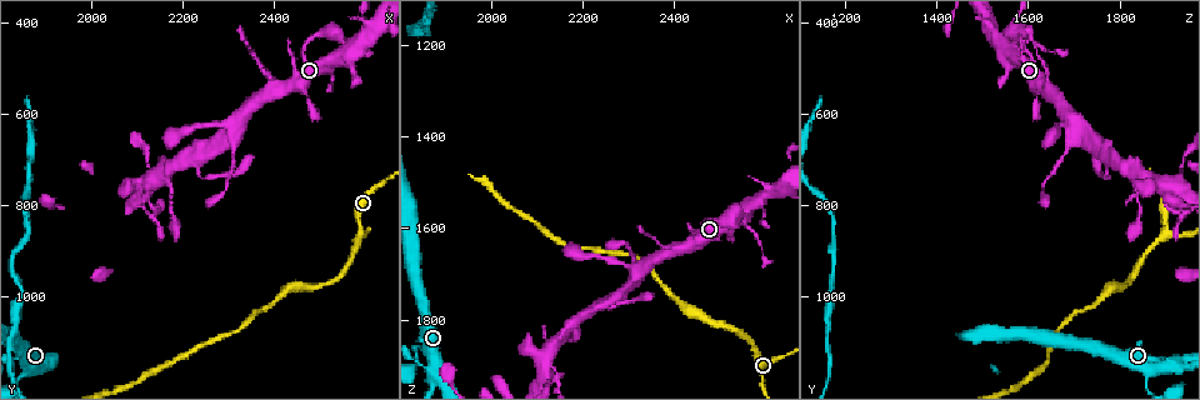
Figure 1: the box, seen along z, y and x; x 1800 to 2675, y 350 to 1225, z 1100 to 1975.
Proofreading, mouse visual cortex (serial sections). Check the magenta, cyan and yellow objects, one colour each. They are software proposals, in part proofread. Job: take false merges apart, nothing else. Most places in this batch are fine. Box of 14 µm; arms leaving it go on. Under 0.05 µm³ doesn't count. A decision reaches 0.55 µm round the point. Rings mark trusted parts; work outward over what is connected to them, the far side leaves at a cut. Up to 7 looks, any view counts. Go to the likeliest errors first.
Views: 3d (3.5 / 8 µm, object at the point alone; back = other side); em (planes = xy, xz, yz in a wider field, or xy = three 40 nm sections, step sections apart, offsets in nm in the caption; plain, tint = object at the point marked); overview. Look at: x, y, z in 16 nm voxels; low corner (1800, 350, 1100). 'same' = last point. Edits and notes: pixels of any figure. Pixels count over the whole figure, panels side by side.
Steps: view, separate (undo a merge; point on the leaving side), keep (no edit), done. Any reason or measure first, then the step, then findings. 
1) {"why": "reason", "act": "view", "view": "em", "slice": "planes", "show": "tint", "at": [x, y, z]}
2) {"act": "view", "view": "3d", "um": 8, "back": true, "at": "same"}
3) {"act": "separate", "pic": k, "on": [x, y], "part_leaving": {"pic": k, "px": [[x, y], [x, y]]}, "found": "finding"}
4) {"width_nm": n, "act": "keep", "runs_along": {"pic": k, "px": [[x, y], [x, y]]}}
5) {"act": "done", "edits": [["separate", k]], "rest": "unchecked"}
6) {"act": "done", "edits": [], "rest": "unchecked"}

{"why": "sharp bend", "act": "view", "view": "3d", "um": 3.5, "at": [2145, 825, 1925]}

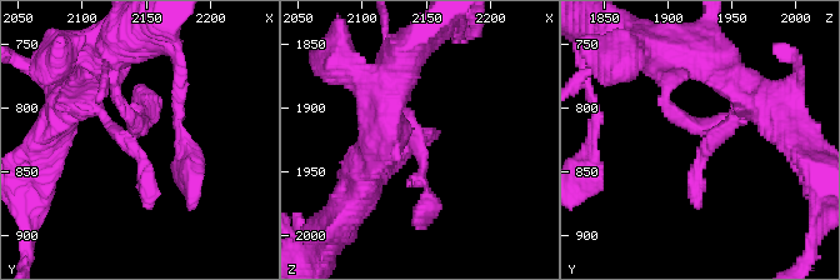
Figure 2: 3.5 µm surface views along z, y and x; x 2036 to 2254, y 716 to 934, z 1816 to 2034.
{"act": "view", "view": "em", "slice": "xy", "step": 3, "show": "tint", "at": [2140, 820, 1934]}

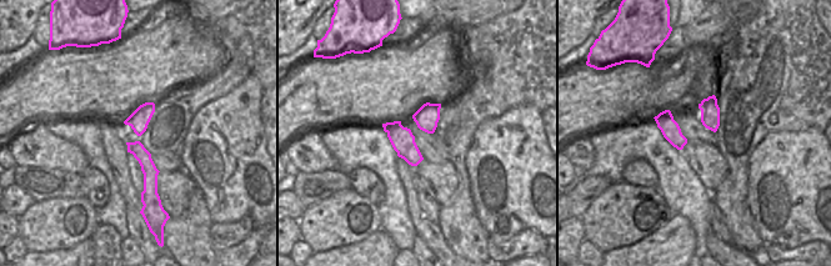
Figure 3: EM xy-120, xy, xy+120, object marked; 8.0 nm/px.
{"act": "keep", "runs_along": {"pic": 2, "px": [[364, 183], [414, 148], [433, 201]]}, "found": "all the same cell"}

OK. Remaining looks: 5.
{"why": "sharp bend", "act": "view", "view": "3d", "um": 3.5, "at": [1870, 1145, 1905]}

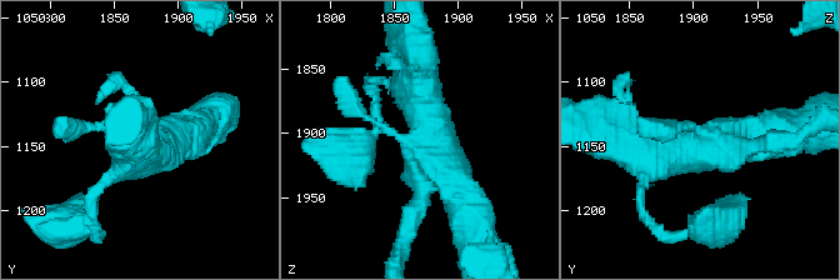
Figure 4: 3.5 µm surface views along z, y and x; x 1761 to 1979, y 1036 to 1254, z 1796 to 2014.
{"act": "keep", "found": "one cell here"}

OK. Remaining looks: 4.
{"why": "three arms meet", "act": "view", "view": "3d", "um": 3.5, "at": [2590, 860, 1895]}

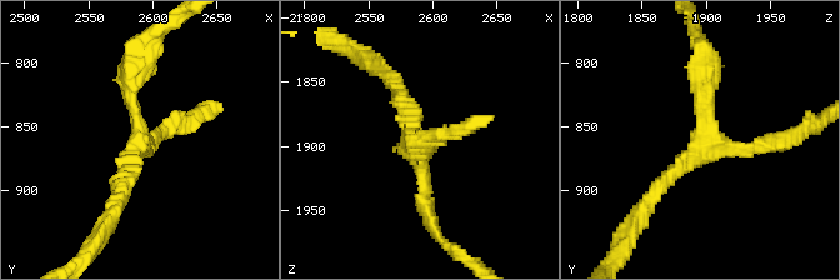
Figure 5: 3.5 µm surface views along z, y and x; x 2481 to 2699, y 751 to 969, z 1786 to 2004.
{"act": "view", "view": "em", "slice": "xy", "step": 3, "show": "plain", "at": [2592, 862, 1900]}

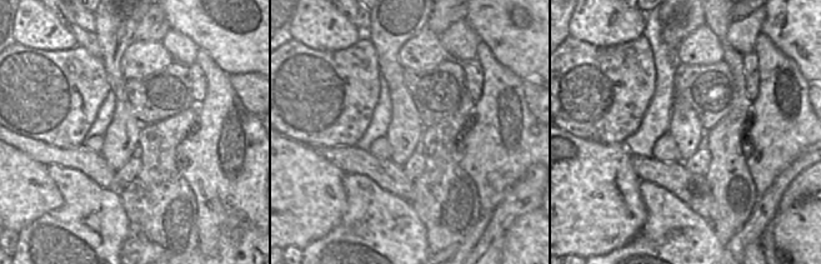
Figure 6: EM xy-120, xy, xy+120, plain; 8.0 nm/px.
{"act": "view", "view": "em", "slice": "xy", "step": 3, "show": "tint", "at": "same"}

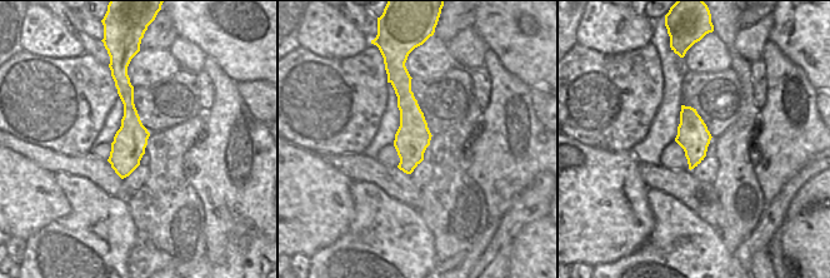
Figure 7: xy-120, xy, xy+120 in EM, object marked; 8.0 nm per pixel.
{"arm_widths_nm": [200, 200, 350], "act": "keep", "runs_along": {"pic": 5, "px": [[704, 61], [704, 141], [650, 199]]}, "found": "one cell here"}

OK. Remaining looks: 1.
{"act": "done", "edits": [], "rest": "unchecked"}

